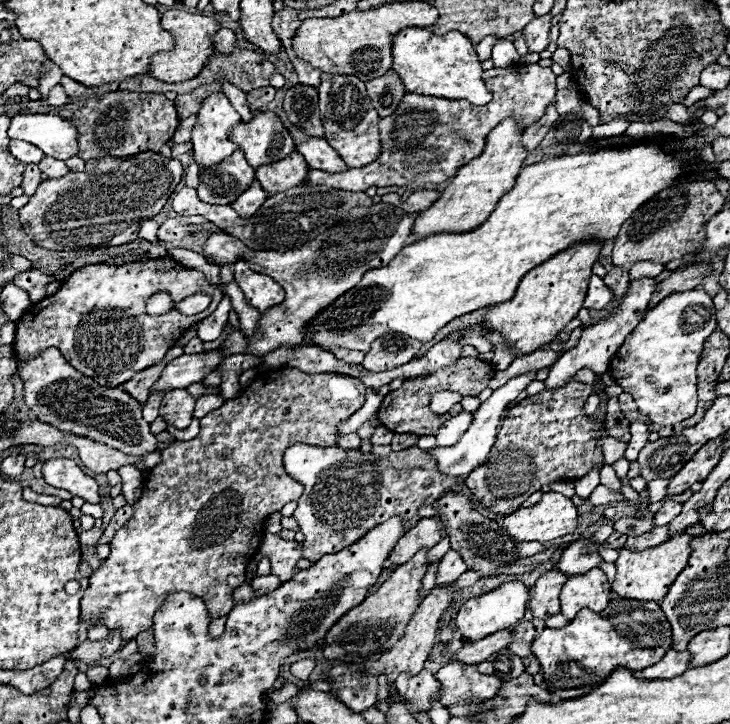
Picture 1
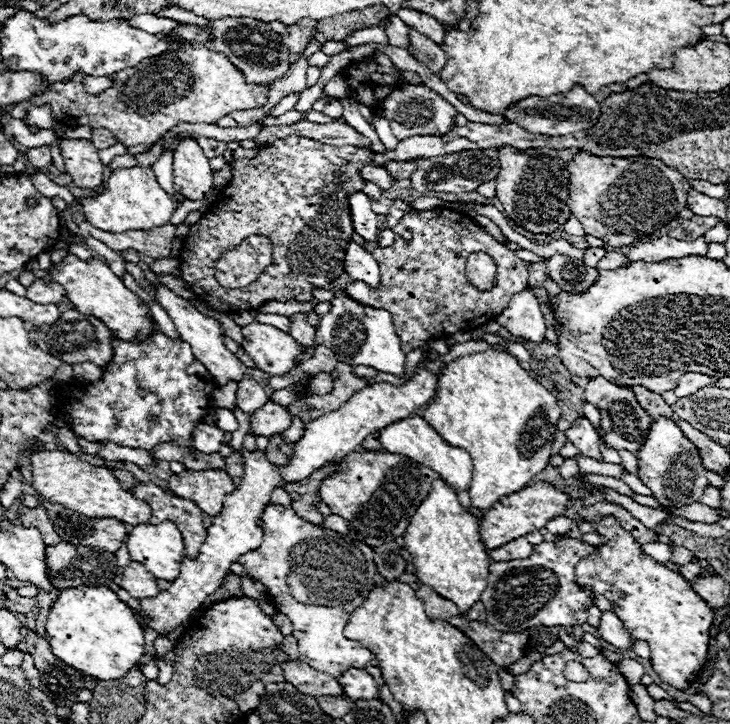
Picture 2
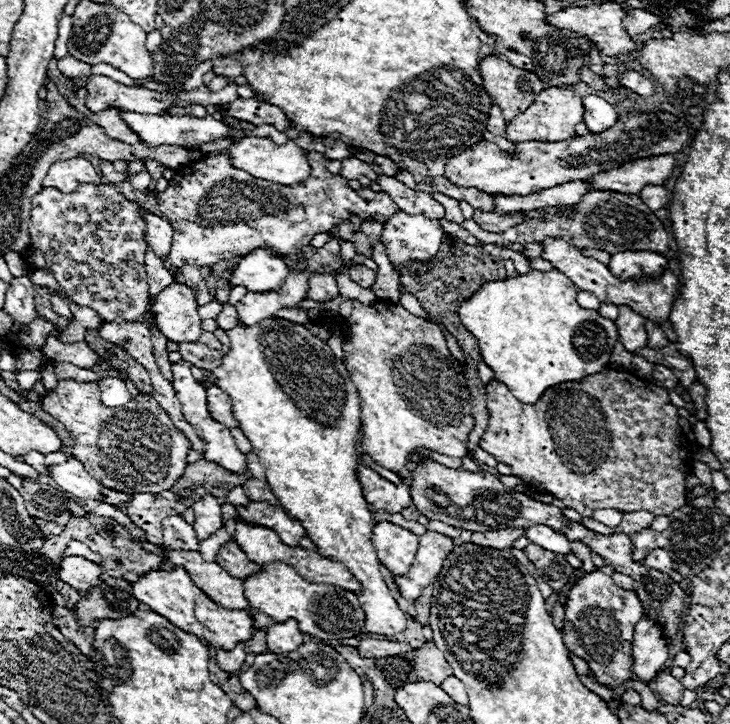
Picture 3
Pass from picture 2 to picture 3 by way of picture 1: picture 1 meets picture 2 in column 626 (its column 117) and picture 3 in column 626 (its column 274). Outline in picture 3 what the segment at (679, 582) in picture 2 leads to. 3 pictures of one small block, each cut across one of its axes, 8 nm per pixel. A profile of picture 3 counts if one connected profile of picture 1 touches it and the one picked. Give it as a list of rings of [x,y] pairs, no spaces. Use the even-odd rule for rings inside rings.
[[[606,368],[598,374],[586,376],[578,382],[562,382],[558,386],[552,386],[550,390],[546,390],[542,394],[542,398],[536,404],[524,404],[520,400],[516,400],[510,390],[498,382],[492,380],[490,384],[486,384],[486,404],[488,404],[488,428],[480,440],[480,448],[484,448],[486,452],[490,452],[498,462],[504,462],[512,468],[512,474],[522,478],[524,482],[528,482],[530,488],[534,488],[532,492],[540,492],[540,494],[552,494],[554,498],[560,498],[568,508],[574,508],[580,516],[592,516],[594,510],[600,508],[614,508],[620,512],[636,512],[636,510],[648,510],[654,516],[668,516],[674,510],[678,510],[680,506],[686,504],[686,474],[690,474],[692,470],[692,450],[690,450],[690,440],[684,436],[680,424],[678,424],[678,408],[670,402],[670,396],[664,388],[642,380],[630,372],[618,372],[612,368]]]

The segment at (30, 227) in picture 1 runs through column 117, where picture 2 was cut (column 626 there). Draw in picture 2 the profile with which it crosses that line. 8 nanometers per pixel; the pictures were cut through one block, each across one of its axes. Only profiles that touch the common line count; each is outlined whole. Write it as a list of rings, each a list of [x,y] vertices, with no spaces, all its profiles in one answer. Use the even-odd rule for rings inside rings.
[[[578,152],[574,160],[568,162],[568,172],[570,212],[580,220],[586,234],[600,238],[608,246],[620,248],[634,244],[642,234],[654,234],[670,224],[686,208],[690,182],[662,160],[646,156],[610,158]]]

